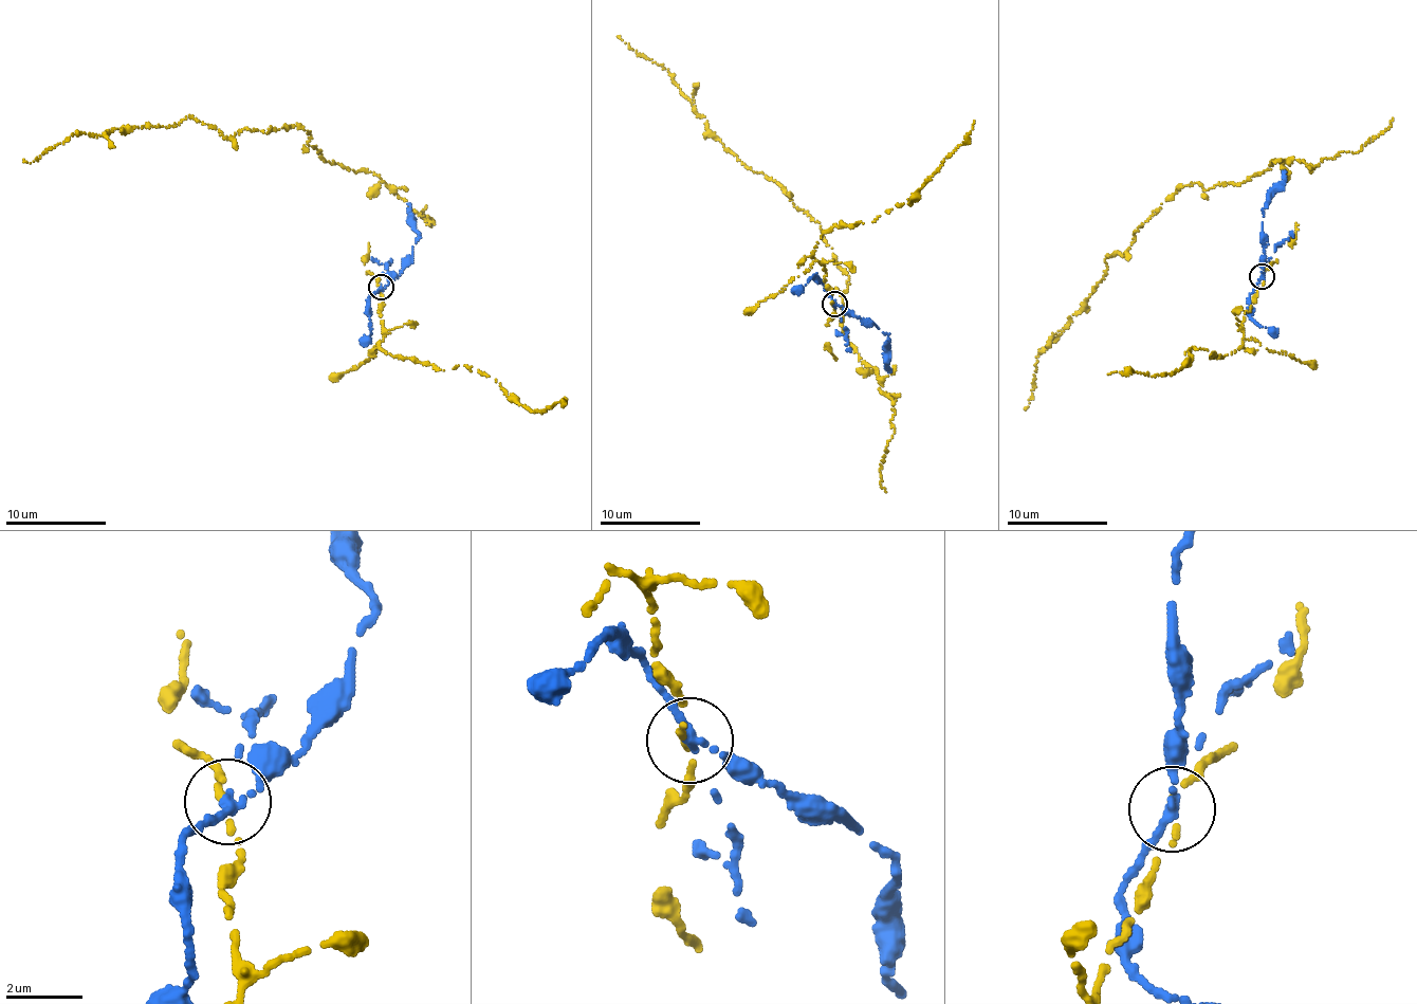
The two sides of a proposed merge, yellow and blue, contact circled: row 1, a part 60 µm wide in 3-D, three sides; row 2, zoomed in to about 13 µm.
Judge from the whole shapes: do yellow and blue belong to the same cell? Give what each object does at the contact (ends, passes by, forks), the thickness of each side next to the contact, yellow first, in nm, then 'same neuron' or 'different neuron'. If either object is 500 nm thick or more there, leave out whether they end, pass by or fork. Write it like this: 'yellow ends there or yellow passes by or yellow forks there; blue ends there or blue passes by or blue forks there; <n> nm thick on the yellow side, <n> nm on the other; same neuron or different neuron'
yellow ends there; blue passes by; 220 nm thick on the yellow side, 220 nm on the other; different neuron

